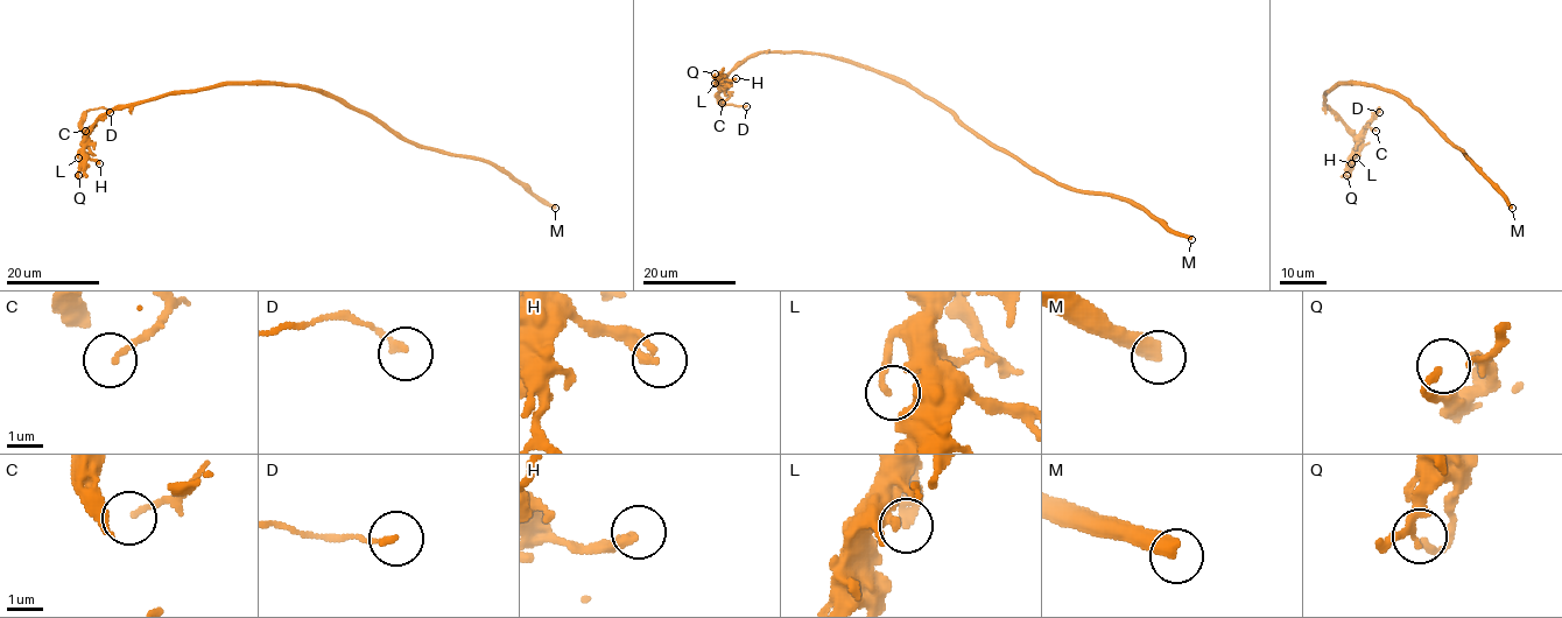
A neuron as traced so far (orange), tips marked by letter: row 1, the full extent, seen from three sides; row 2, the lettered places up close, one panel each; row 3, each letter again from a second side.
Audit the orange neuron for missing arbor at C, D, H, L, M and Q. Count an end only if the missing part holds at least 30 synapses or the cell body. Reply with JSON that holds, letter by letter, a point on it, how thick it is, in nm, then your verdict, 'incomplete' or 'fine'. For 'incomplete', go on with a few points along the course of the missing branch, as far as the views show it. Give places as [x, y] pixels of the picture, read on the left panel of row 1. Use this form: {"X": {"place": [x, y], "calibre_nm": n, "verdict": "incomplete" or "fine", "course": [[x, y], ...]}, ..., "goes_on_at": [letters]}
{"C": {"place": [85, 131], "calibre_nm": 150, "verdict": "fine"}, "D": {"place": [110, 112], "calibre_nm": 160, "verdict": "fine"}, "H": {"place": [99, 163], "calibre_nm": 240, "verdict": "fine"}, "L": {"place": [78, 157], "calibre_nm": 240, "verdict": "fine"}, "M": {"place": [555, 208], "calibre_nm": 440, "verdict": "incomplete"}, "Q": {"place": [78, 175], "calibre_nm": 170, "verdict": "fine"}, "goes_on_at": ["M"]}

